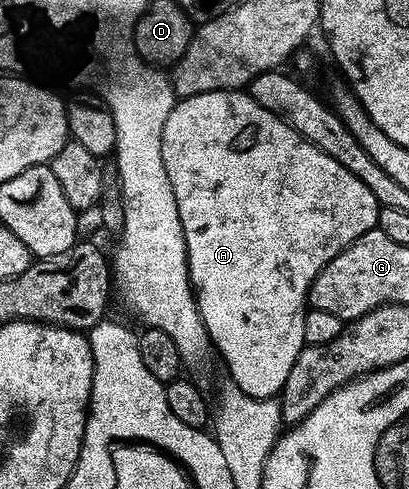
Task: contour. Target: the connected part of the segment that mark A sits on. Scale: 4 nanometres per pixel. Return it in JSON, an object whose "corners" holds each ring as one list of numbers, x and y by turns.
{"corners":[[247,90,235,91,211,91,210,93,198,93,197,95,185,95,175,105,166,117,166,125,162,129,162,161,166,173,170,177,170,185,174,189,174,197,178,201,178,217,182,221,182,233,186,241,186,253,188,254,188,279,192,283,192,290,196,296,196,308,206,325,208,338,212,340,215,354,224,358,228,366,227,378,235,383,242,393,246,393,255,399,271,399,279,396,281,389,286,385,286,377,290,377,290,369,294,369,294,361,298,361,298,353,306,346,304,342,304,313,308,301,310,285,322,273,325,265,342,249,349,247,362,233,373,230,376,227,376,218,380,216,381,205,334,157,330,157,318,145,306,141,286,121,274,117,270,109,262,109,258,101,248,96]]}

